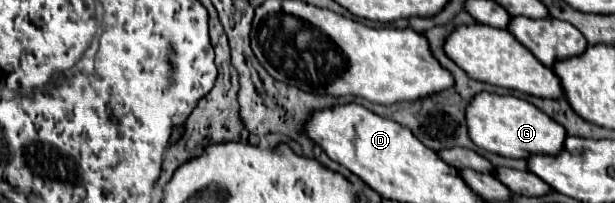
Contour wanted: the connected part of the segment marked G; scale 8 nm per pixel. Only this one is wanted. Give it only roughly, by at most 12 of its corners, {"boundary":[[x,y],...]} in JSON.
{"boundary":[[481,92],[471,140],[493,154],[559,154],[565,128],[515,96]]}

